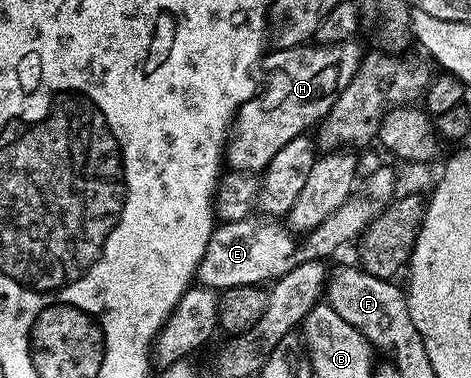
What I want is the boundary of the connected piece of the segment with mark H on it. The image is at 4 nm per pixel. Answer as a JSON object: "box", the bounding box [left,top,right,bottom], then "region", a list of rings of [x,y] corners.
{"box":[226,40,365,172],"region":[[[356,40],[286,46],[273,51],[262,59],[264,91],[241,104],[232,123],[226,162],[233,170],[263,172],[282,147],[327,116],[365,56]]]}

